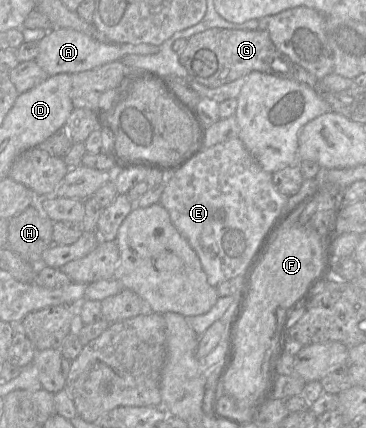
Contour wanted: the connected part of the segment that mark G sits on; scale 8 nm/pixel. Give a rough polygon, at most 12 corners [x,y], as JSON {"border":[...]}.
{"border":[[212,28],[179,57],[209,88],[259,71],[322,98],[320,80],[280,52],[267,31]]}

